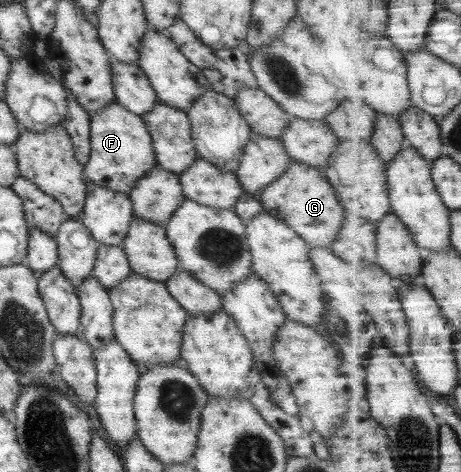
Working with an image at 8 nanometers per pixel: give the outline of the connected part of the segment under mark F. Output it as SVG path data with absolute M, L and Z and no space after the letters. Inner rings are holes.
M116 101L90 116L90 144L90 161L83 166L83 175L94 186L128 195L140 177L157 166L146 123Z

